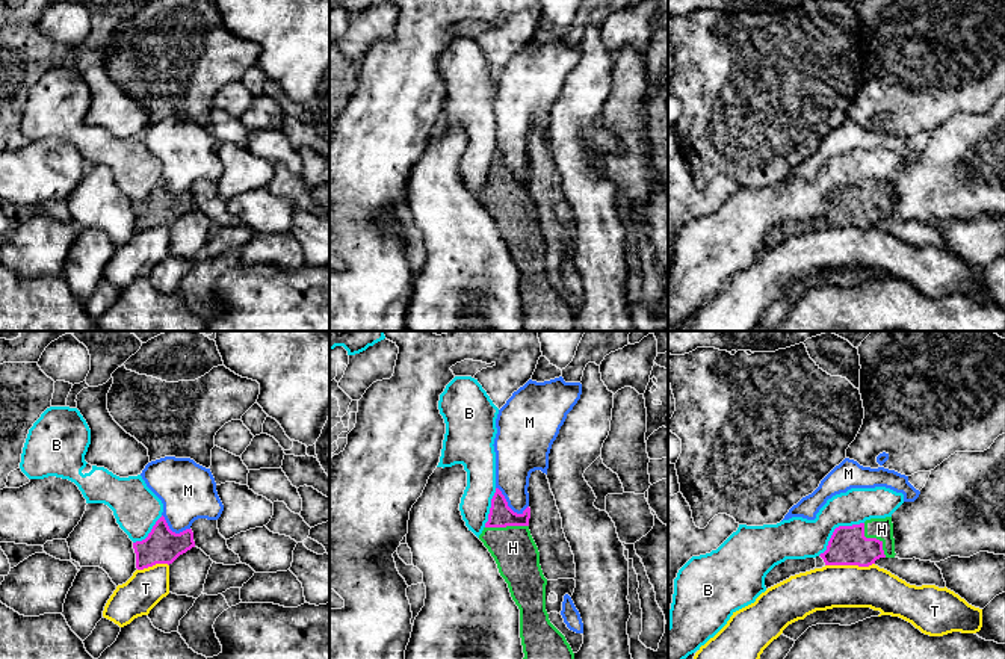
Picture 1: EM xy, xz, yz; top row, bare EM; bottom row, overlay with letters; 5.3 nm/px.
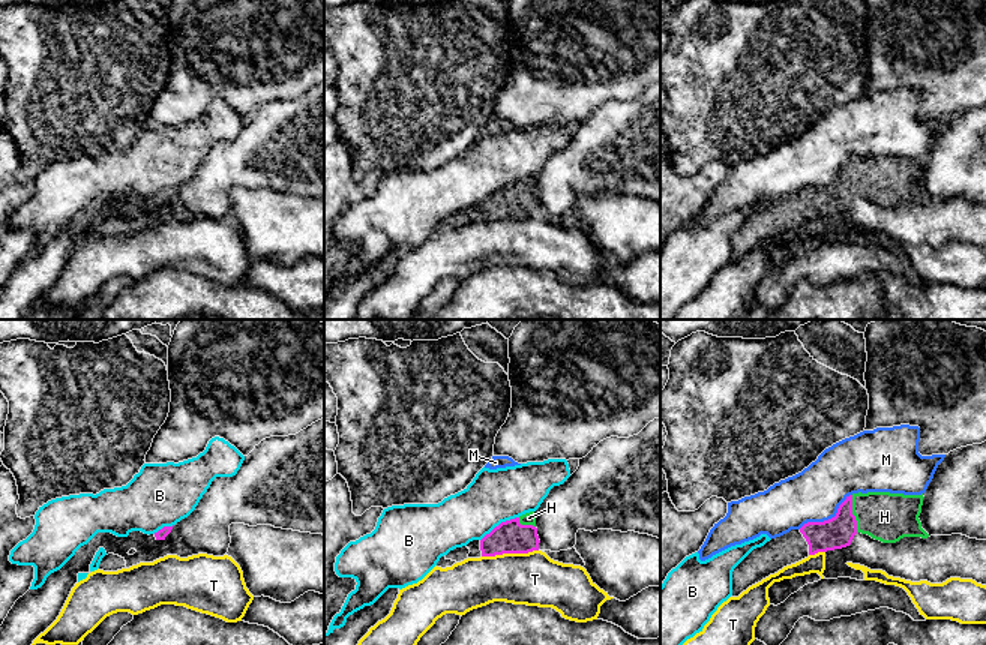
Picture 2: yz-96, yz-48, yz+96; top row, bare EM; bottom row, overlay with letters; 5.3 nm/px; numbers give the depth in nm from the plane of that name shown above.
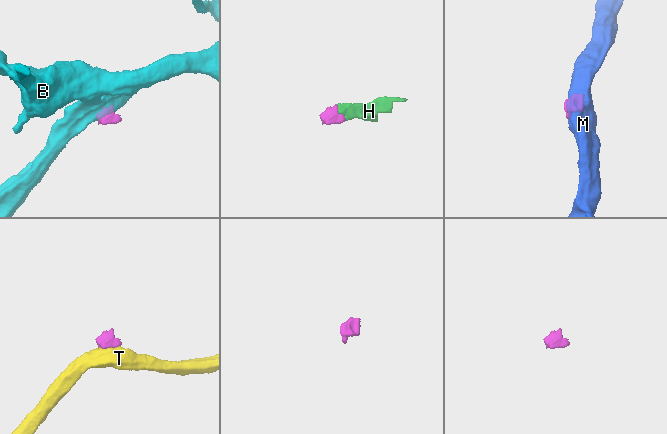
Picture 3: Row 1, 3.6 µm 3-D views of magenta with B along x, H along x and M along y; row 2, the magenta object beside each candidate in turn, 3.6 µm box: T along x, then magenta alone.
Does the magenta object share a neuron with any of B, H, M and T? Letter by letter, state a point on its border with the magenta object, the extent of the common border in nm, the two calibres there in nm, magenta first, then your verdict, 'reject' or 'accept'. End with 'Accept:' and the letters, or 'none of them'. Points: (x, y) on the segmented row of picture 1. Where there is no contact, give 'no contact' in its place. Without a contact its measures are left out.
B: yz (834, 529) | 300 nm | 200/220 nm | reject
H: yz (874, 538) | 220 nm | 200/120 nm | accept
M: xz (507, 504) | 200 nm | 130/220 nm | reject
T: yz (850, 564) | 260 nm | 200/220 nm | reject
Accept: H

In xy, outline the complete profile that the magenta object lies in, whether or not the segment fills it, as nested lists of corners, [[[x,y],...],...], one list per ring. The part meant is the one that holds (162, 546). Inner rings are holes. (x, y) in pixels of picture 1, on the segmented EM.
[[[162,515],[145,540],[133,543],[136,568],[144,570],[156,564],[169,565],[192,547],[195,547],[192,529],[175,534]]]

